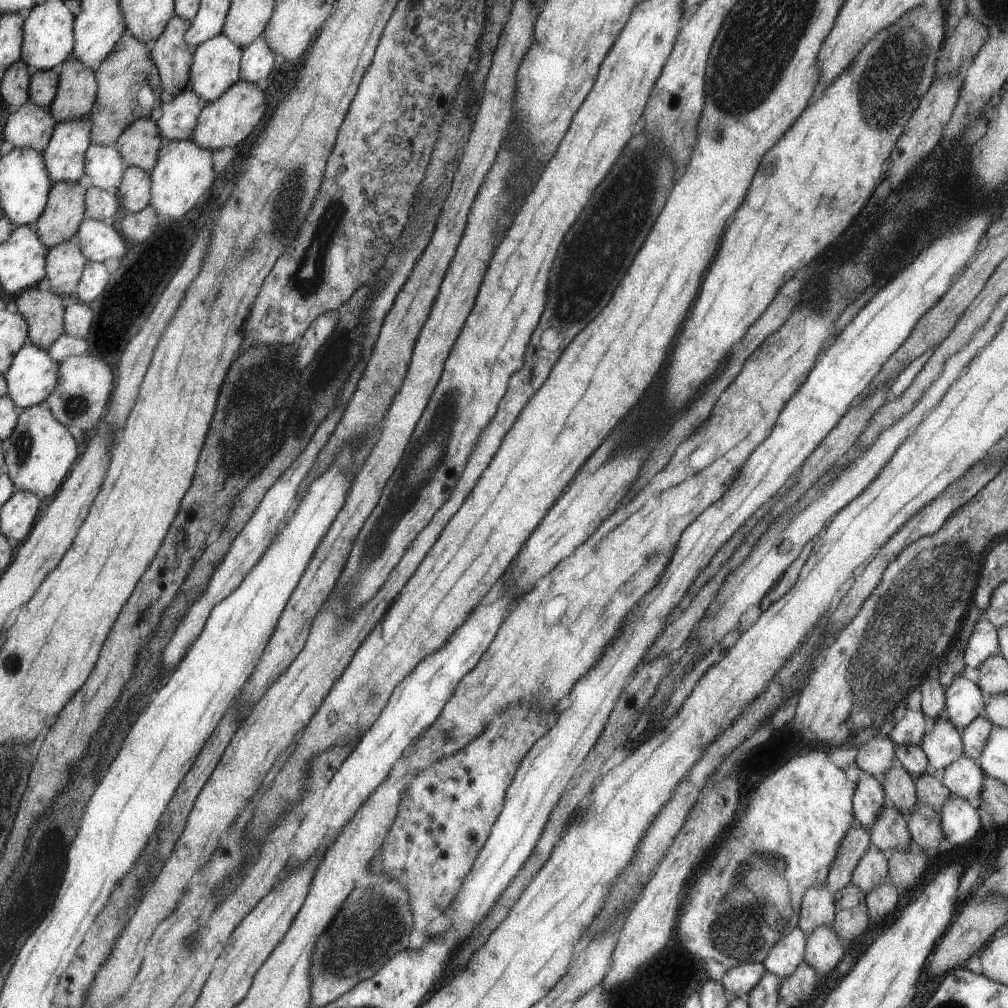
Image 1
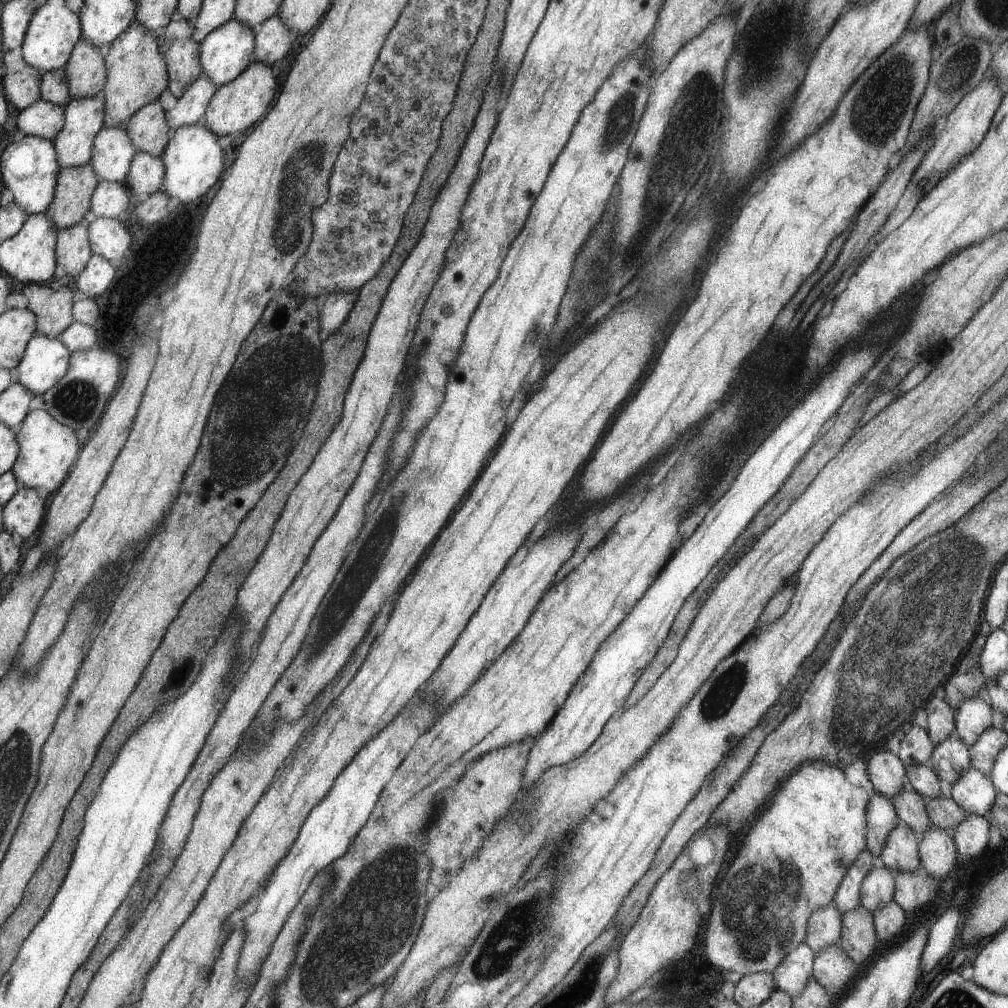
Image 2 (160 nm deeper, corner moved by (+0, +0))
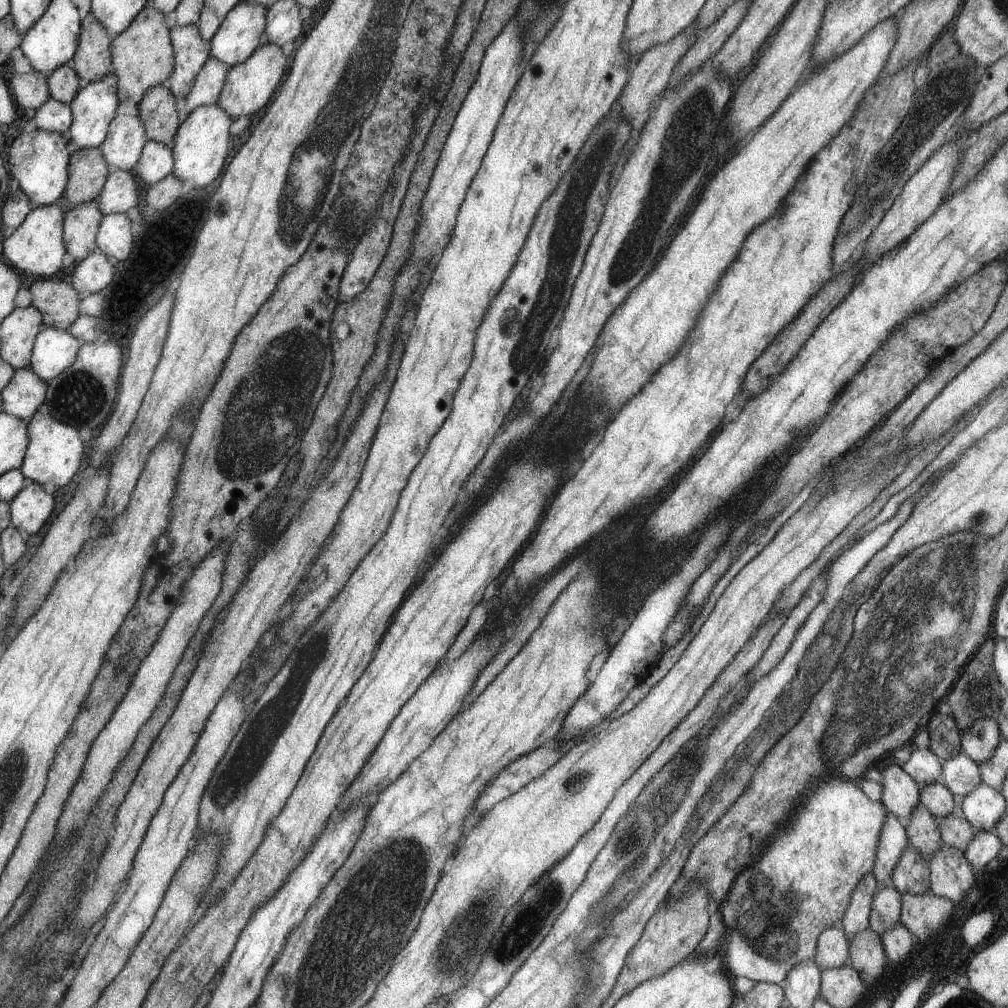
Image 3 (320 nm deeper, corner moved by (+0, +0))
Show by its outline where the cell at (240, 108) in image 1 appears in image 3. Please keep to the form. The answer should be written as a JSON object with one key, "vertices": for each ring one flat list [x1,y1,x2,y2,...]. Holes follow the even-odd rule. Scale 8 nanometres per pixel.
{"vertices":[[262,43,249,59,243,63,235,64,228,69,225,81,219,96,219,106,222,105,229,113,234,116,254,114,264,105,270,102,274,90,280,86,284,78,286,66,290,68,293,64,292,58,286,58,282,47,274,43]]}

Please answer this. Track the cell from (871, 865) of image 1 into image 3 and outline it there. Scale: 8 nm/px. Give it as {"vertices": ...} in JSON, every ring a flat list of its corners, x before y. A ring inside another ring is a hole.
{"vertices":[[891,882,882,883,873,898,869,928,880,936,901,919,901,895]]}

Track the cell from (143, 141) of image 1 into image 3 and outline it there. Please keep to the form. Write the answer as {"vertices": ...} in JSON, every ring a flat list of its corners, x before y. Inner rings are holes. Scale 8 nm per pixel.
{"vertices":[[164,85,153,86,139,100,138,109,147,139,170,146,176,130,181,128,173,92]]}

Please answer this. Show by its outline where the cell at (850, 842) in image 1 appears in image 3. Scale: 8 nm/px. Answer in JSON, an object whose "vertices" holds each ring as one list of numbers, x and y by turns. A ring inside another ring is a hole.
{"vertices":[[868,873,854,889,850,904,841,920,840,928,852,940,859,932,869,928,873,898,879,891,879,882]]}

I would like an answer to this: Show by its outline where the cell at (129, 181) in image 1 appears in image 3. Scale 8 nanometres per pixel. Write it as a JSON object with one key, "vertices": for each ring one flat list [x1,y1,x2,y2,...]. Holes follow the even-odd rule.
{"vertices":[[149,140,144,145,132,174,138,176,144,184,152,186,173,172,173,162,171,146,160,141]]}

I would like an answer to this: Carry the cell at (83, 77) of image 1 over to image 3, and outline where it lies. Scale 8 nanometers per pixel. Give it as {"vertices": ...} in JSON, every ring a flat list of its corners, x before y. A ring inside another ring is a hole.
{"vertices":[[88,11,82,23,81,47,71,61,83,84,103,79,114,70,111,48,110,32]]}

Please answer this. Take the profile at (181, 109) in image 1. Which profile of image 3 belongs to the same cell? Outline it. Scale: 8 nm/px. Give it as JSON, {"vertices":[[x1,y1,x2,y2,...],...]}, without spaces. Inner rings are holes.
{"vertices":[[214,57,209,58,205,66,201,68,200,74,197,75,189,96,186,97,186,109,189,112,198,107,219,102,228,69,228,66,221,60]]}

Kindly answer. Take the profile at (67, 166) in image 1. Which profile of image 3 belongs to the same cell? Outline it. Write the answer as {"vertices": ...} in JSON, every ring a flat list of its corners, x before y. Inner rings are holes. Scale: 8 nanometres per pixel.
{"vertices":[[112,71,108,76,97,81,83,84,76,98,70,103,73,114,71,127,67,132,68,140,74,145,74,150,99,147,109,136,109,127,116,118,116,108,122,100,119,99,118,76]]}

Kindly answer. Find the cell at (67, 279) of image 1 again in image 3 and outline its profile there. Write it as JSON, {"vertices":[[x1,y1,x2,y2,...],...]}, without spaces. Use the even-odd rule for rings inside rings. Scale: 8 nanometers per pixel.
{"vertices":[[98,200,77,204,65,213,64,241,69,253,75,258,75,264,97,251,97,236,103,218,104,214]]}

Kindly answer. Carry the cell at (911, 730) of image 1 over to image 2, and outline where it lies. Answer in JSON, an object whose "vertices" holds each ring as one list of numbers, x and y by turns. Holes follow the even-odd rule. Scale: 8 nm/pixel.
{"vertices":[[909,724,905,727,905,736,902,740,897,757,905,764,926,765,932,757,935,745,930,741,926,729,921,729]]}

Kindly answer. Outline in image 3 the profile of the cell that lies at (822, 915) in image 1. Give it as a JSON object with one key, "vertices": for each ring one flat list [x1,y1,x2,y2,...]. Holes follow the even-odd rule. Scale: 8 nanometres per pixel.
{"vertices":[[840,926,825,929,818,940,814,962,821,970,840,968,849,962,850,939]]}

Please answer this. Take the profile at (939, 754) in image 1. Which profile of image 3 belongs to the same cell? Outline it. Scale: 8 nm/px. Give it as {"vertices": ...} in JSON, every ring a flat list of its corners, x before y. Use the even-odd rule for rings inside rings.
{"vertices":[[958,752,951,759,943,762,940,778,954,794,956,804,960,804,962,798,983,782,979,764,970,760,964,752]]}

